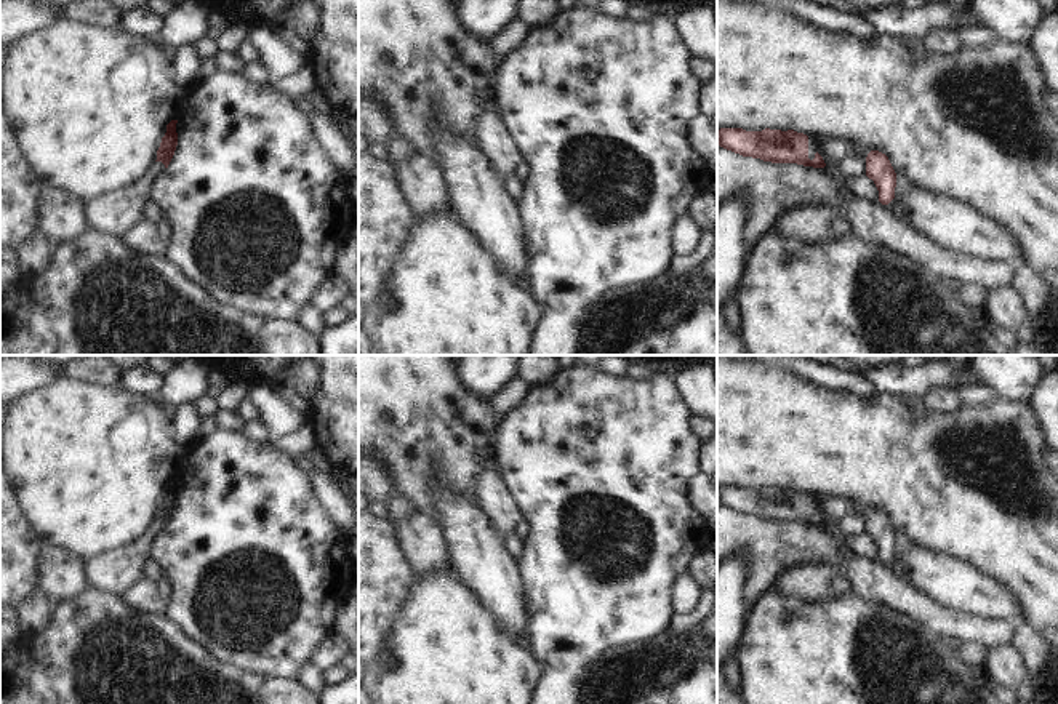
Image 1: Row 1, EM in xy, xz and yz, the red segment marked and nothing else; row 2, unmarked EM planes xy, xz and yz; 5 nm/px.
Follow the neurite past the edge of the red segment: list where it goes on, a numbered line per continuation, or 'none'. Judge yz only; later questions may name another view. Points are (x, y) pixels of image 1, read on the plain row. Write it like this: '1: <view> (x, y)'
1: yz (893, 565)

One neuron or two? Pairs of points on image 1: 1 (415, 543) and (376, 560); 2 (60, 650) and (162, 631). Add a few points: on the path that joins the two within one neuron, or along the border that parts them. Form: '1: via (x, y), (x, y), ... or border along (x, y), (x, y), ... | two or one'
1: border along (394, 524), (399, 533), (399, 544), (416, 573) | two
2: via (85, 650), (136, 647) | one

